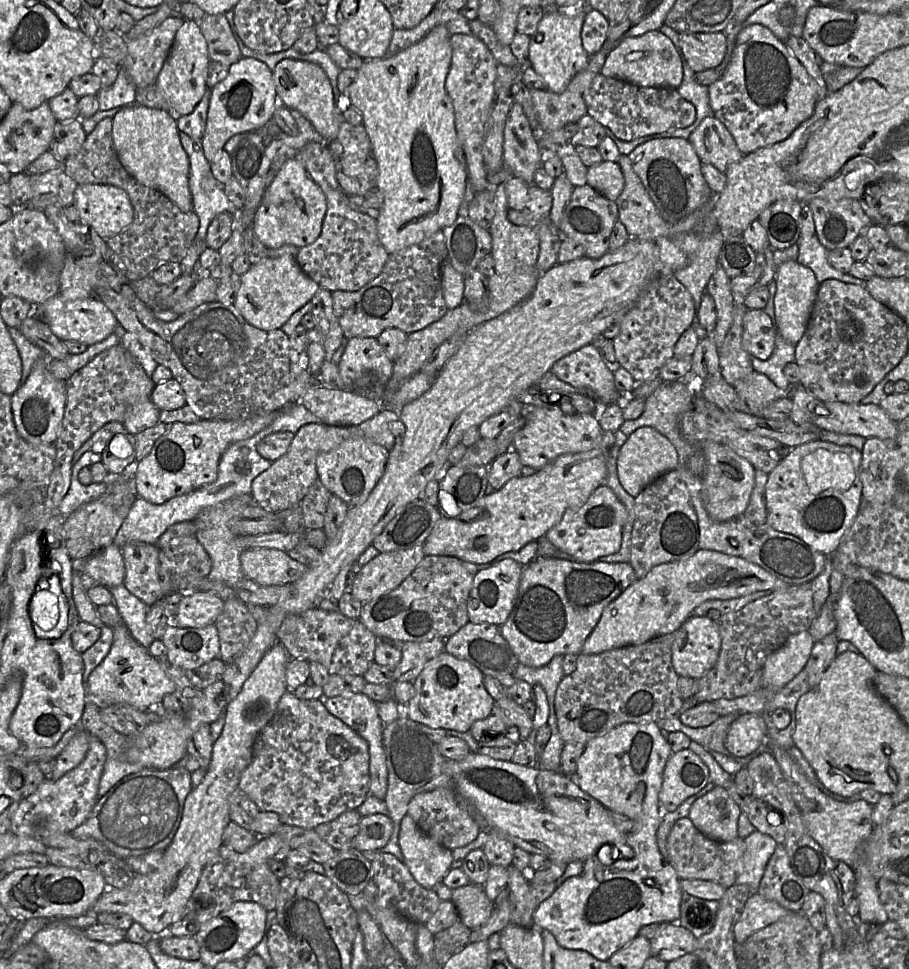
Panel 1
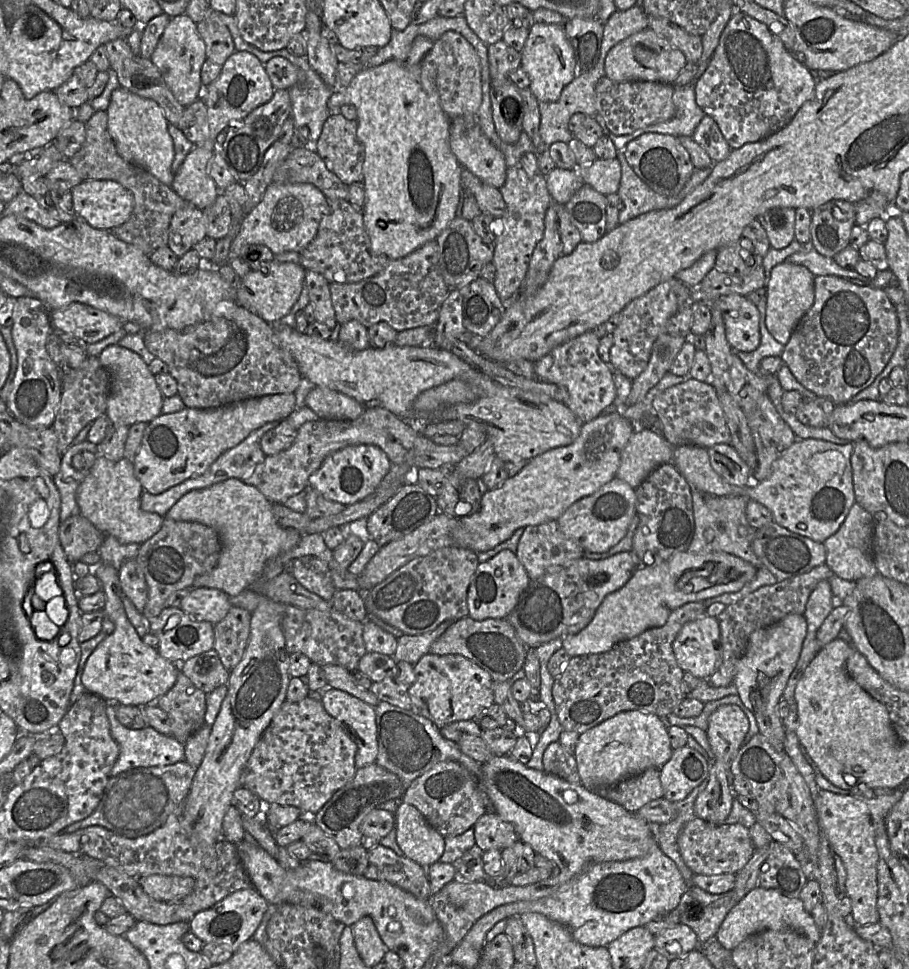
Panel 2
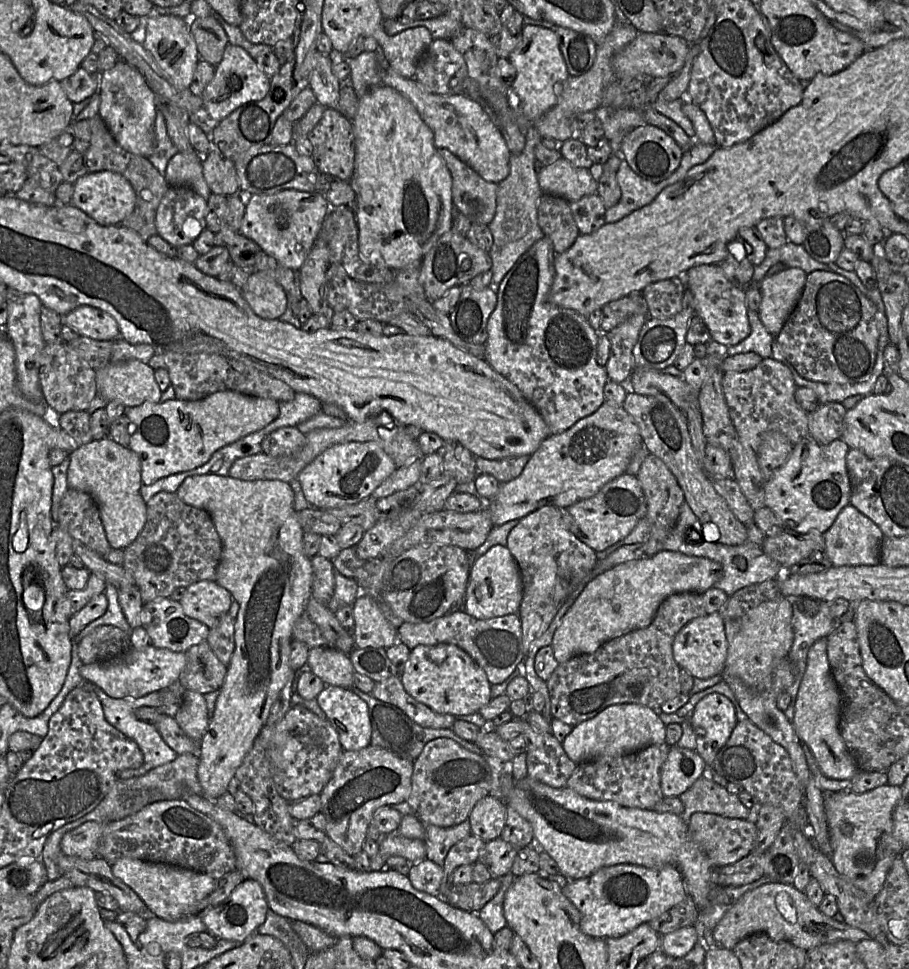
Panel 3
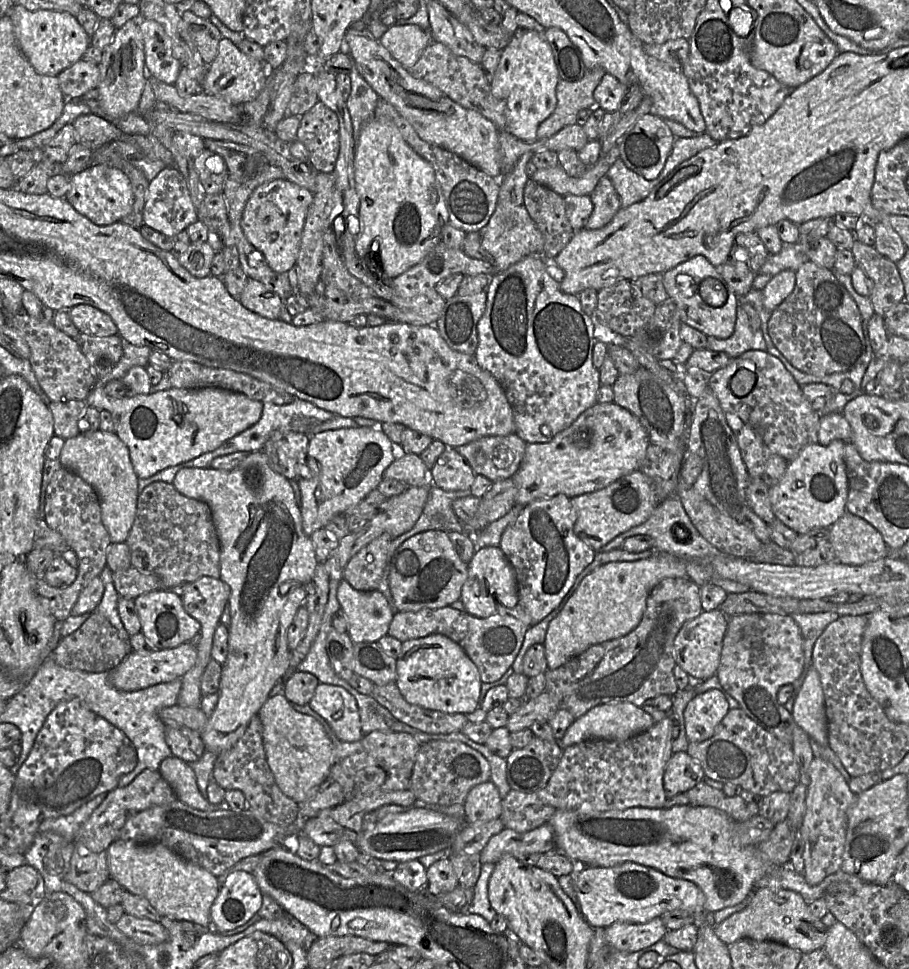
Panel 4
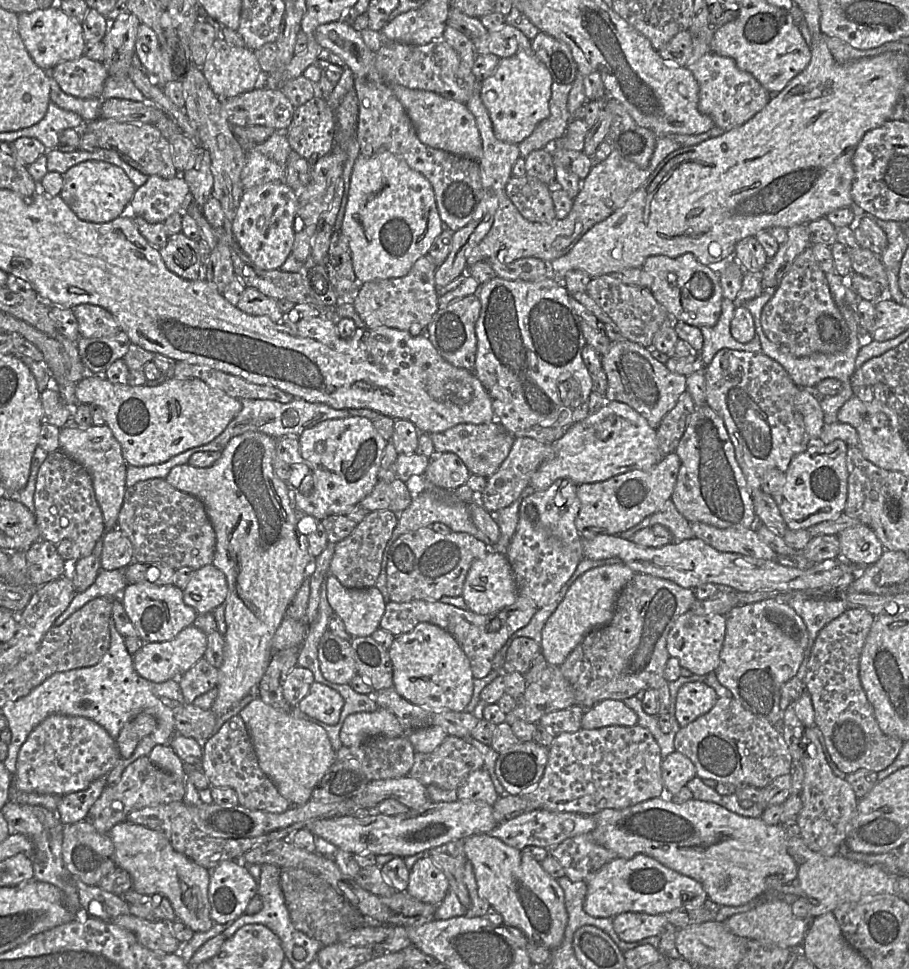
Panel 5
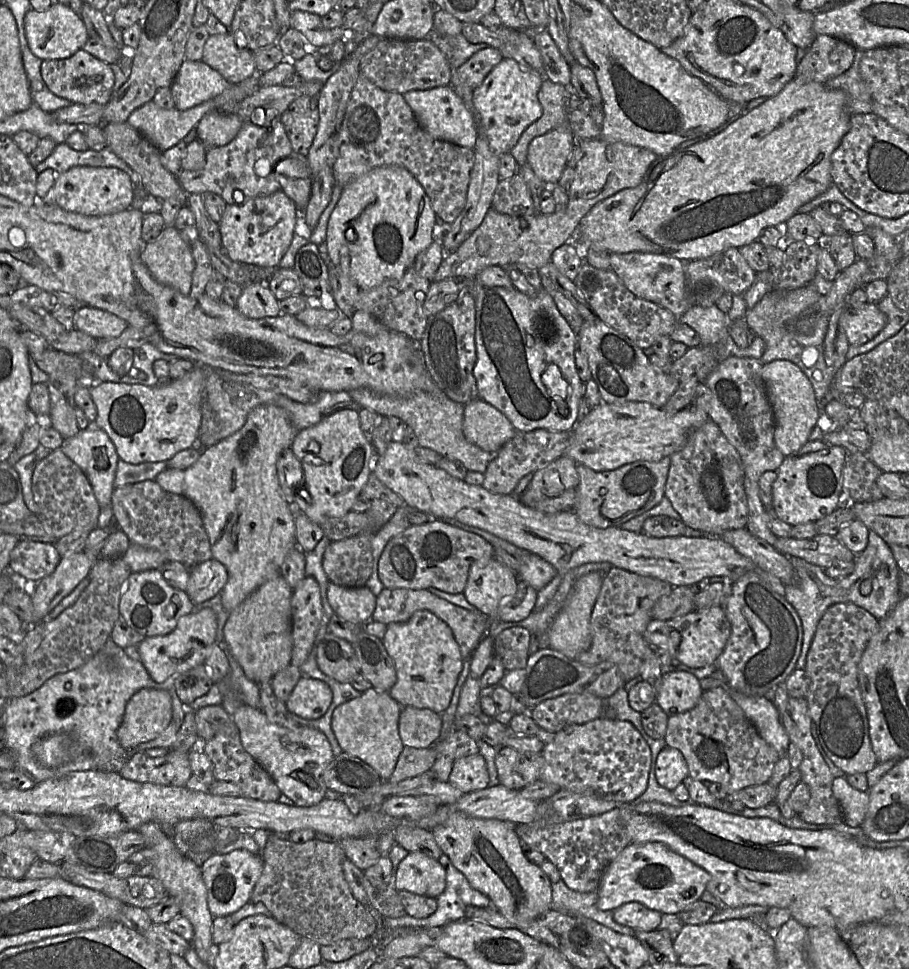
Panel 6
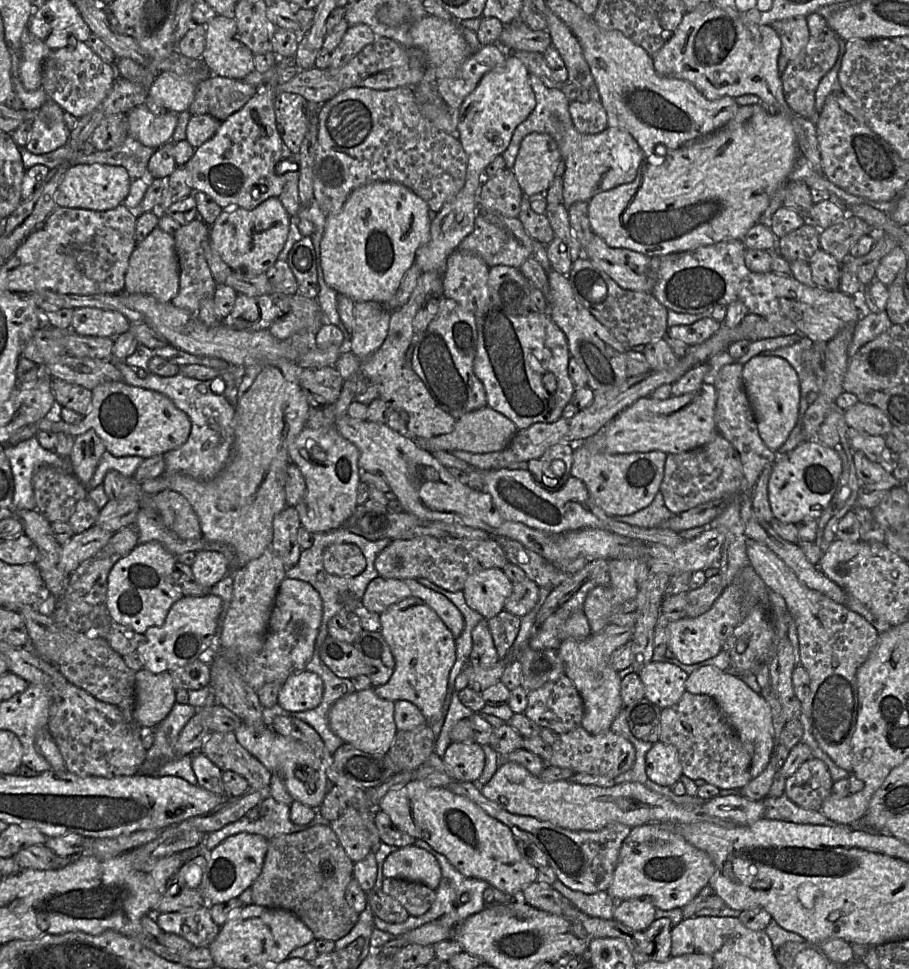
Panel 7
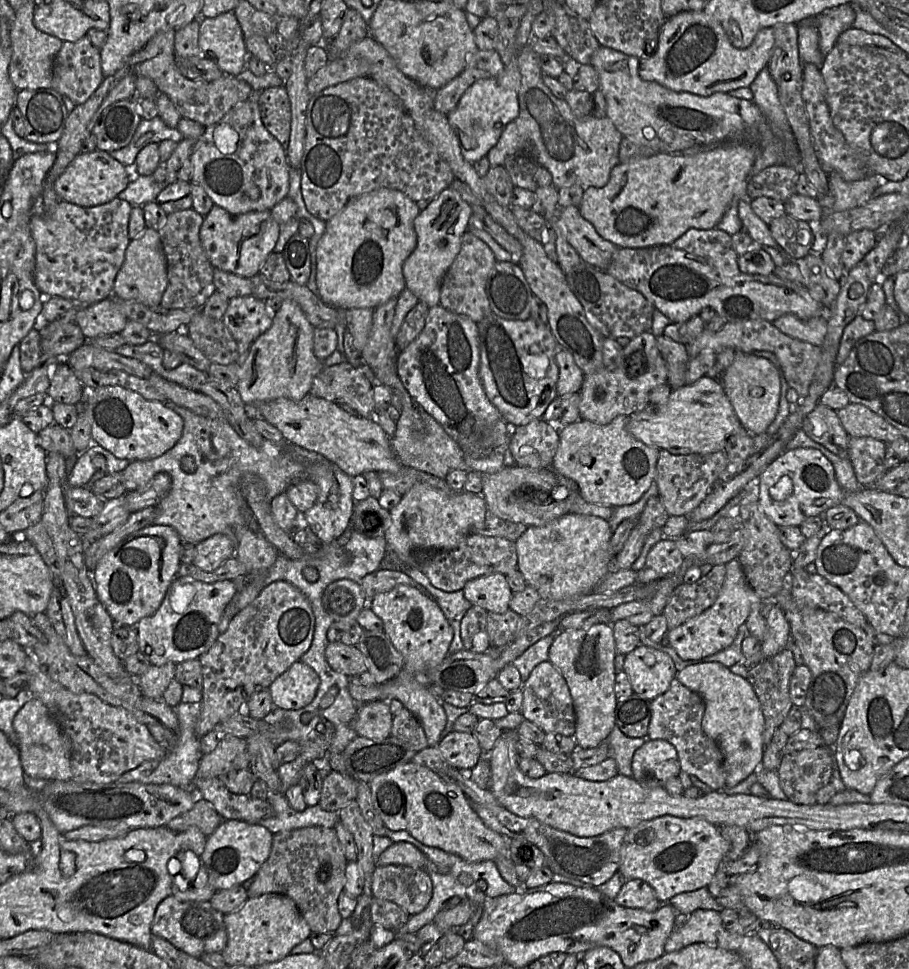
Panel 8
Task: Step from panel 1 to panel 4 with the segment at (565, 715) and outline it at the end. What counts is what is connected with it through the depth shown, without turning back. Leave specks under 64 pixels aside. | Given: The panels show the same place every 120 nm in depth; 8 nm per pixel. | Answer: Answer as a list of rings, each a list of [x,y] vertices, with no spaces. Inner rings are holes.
[[[665,578],[649,593],[646,608],[640,623],[625,636],[608,640],[589,647],[579,655],[572,657],[562,666],[547,670],[547,690],[557,701],[559,709],[569,711],[579,718],[591,708],[610,702],[631,702],[642,707],[646,700],[666,694],[673,696],[678,691],[673,669],[673,642],[682,625],[697,617],[703,611],[700,599],[700,586],[688,578]]]

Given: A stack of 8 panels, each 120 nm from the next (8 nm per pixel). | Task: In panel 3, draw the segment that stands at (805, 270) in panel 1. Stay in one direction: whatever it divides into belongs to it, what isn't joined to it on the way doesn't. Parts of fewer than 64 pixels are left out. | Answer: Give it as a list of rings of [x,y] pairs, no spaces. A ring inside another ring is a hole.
[[[790,267],[772,276],[765,276],[759,283],[761,304],[760,320],[775,338],[798,304],[806,282],[807,273],[801,268]]]

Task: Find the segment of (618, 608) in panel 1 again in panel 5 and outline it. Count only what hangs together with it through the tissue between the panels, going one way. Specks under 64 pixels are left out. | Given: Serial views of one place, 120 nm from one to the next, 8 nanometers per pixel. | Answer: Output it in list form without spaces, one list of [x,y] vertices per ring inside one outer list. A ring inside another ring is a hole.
[[[612,564],[591,569],[575,580],[542,630],[540,648],[548,664],[560,666],[592,629],[611,621],[619,593],[635,574],[624,564]]]

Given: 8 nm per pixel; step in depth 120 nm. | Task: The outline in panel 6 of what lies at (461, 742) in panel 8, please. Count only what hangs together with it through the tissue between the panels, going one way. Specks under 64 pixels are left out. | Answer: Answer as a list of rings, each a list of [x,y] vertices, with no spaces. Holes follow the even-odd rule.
[[[477,753],[453,761],[448,782],[464,794],[489,787],[489,776],[483,756]]]

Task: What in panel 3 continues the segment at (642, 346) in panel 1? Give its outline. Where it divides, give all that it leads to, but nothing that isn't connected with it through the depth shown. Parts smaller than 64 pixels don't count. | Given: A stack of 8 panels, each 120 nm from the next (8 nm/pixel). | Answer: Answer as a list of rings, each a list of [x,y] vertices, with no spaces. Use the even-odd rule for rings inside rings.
[[[634,315],[606,333],[611,345],[609,359],[604,367],[610,381],[619,384],[629,381],[635,369],[633,348],[648,318],[648,315]]]

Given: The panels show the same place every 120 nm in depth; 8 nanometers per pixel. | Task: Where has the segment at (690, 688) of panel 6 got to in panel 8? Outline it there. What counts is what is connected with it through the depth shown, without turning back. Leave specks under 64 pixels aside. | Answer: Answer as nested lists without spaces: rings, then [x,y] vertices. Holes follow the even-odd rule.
[[[642,644],[624,656],[623,671],[634,694],[648,701],[666,692],[678,672],[665,652]]]

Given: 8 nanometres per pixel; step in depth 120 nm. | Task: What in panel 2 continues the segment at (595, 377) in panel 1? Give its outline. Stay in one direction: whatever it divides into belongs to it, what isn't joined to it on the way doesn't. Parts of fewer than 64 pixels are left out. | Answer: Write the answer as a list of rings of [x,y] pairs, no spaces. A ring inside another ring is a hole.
[[[587,331],[552,349],[534,362],[538,380],[556,384],[567,390],[564,403],[583,423],[598,417],[616,400],[613,369],[598,354],[600,339],[593,331]]]

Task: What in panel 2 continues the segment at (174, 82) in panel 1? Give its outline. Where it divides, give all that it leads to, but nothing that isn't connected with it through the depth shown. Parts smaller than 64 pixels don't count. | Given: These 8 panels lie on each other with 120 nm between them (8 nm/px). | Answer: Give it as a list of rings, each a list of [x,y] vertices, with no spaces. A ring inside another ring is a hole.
[[[186,13],[170,19],[150,58],[154,66],[161,72],[178,102],[184,107],[189,106],[198,98],[202,85],[201,67],[206,59],[206,46],[198,32],[197,23]]]

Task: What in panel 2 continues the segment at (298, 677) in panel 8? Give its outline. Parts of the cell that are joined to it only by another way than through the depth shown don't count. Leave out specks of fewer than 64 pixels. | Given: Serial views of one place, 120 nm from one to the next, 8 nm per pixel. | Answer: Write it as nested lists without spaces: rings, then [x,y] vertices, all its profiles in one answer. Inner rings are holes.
[[[331,687],[322,692],[321,702],[326,712],[343,726],[356,743],[356,768],[375,763],[378,754],[375,707]]]

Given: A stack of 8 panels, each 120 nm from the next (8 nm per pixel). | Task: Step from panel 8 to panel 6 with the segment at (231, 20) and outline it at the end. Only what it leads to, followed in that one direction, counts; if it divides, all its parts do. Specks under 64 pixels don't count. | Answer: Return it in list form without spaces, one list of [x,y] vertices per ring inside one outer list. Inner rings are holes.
[[[231,32],[210,35],[204,46],[202,61],[232,84],[257,73],[254,52],[238,45]]]

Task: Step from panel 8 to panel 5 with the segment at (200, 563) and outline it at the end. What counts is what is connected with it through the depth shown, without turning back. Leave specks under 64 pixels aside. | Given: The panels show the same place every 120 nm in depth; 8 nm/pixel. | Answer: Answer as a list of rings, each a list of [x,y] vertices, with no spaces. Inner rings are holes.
[[[209,564],[194,571],[182,592],[184,603],[197,614],[209,613],[225,602],[228,585],[223,572]]]

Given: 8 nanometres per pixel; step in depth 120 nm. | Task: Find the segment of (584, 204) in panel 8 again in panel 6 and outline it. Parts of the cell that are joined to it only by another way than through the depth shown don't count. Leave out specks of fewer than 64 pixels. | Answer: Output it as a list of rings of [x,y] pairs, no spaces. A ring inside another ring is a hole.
[[[795,77],[772,98],[768,98],[761,105],[753,108],[736,118],[730,119],[726,127],[705,140],[690,147],[680,148],[671,154],[658,156],[650,165],[641,183],[634,188],[623,189],[616,194],[600,201],[582,218],[572,243],[584,257],[588,248],[600,249],[608,253],[642,252],[663,254],[677,258],[682,262],[709,258],[728,248],[741,248],[758,240],[761,233],[768,227],[783,226],[787,220],[795,215],[800,207],[824,193],[832,184],[831,155],[841,143],[844,135],[850,128],[851,113],[846,107],[847,97],[841,90],[827,88],[824,84],[797,80]]]

